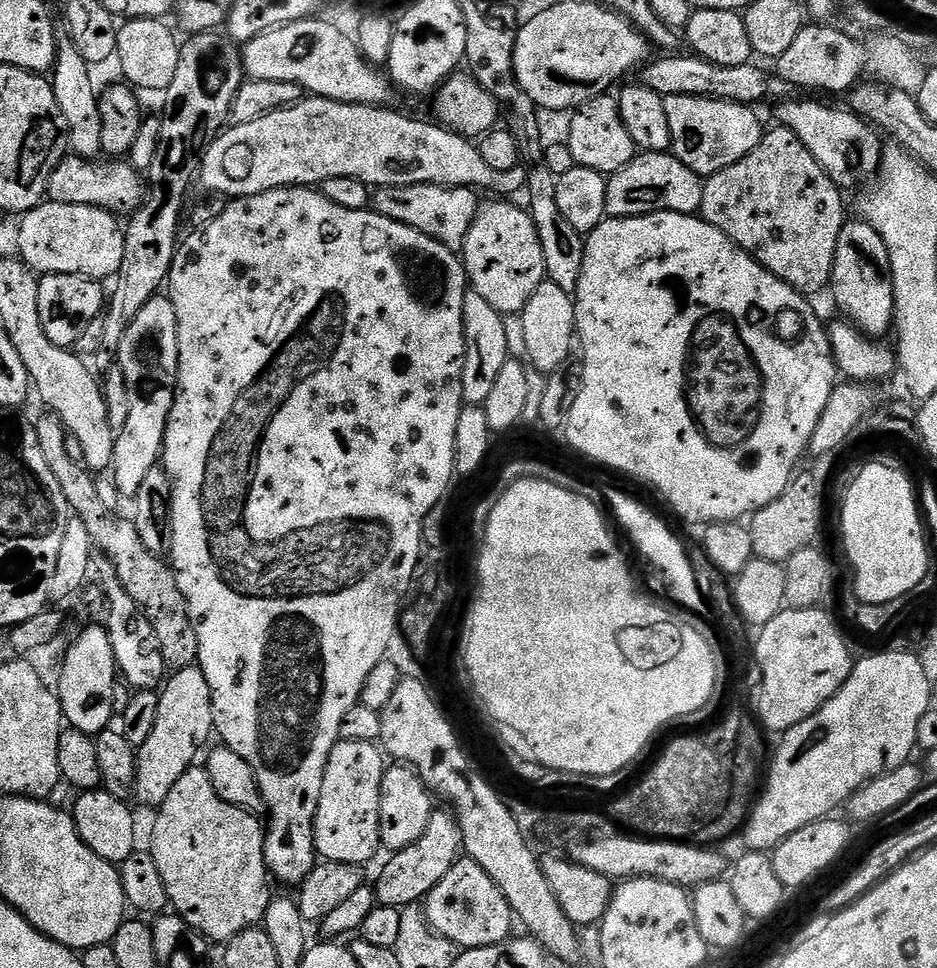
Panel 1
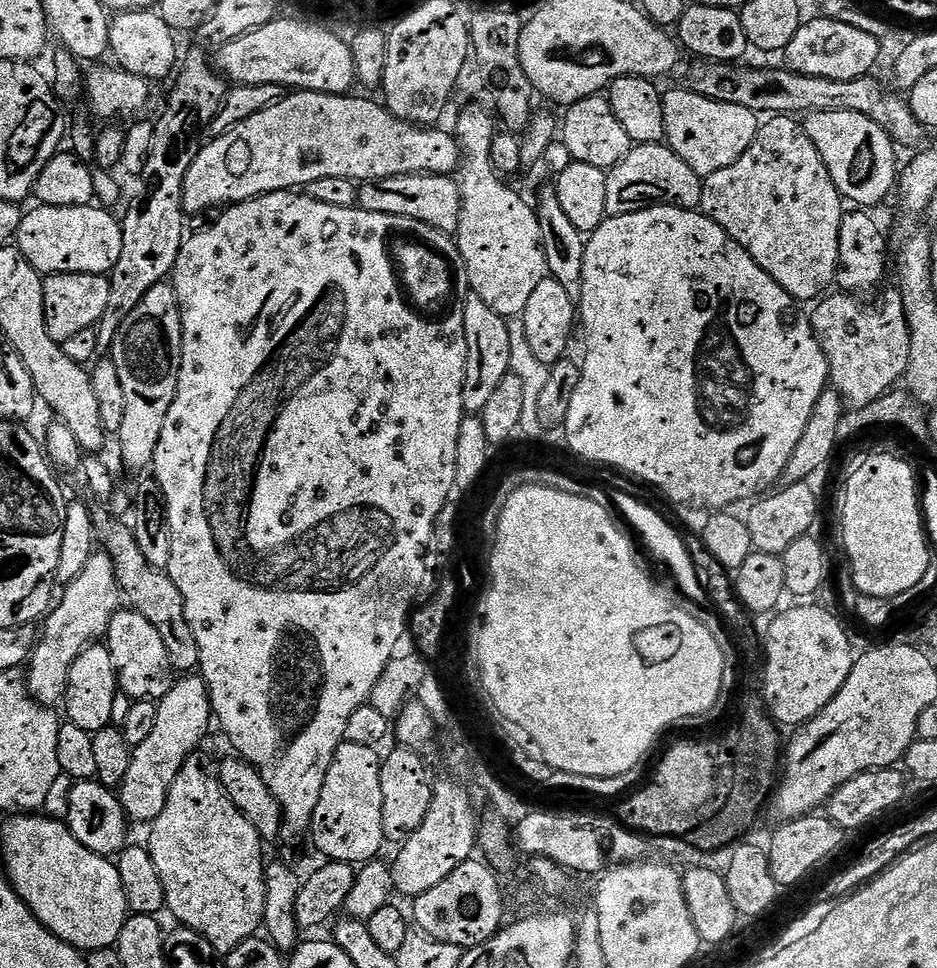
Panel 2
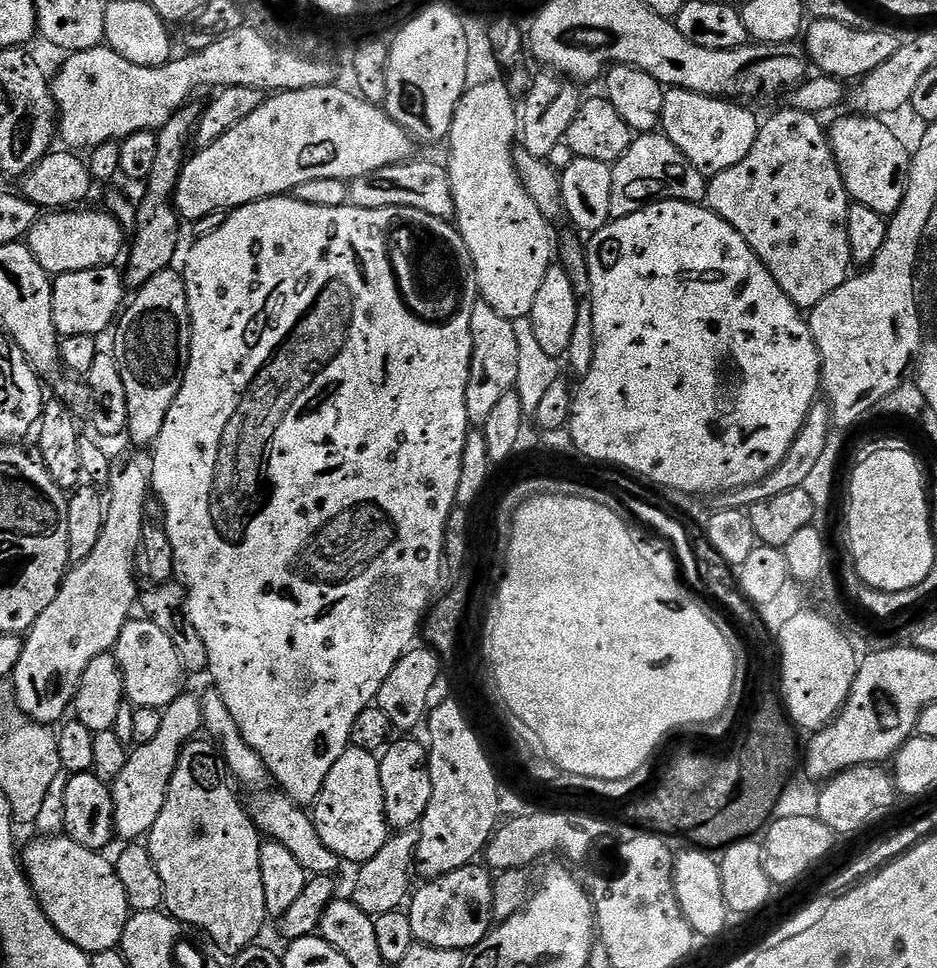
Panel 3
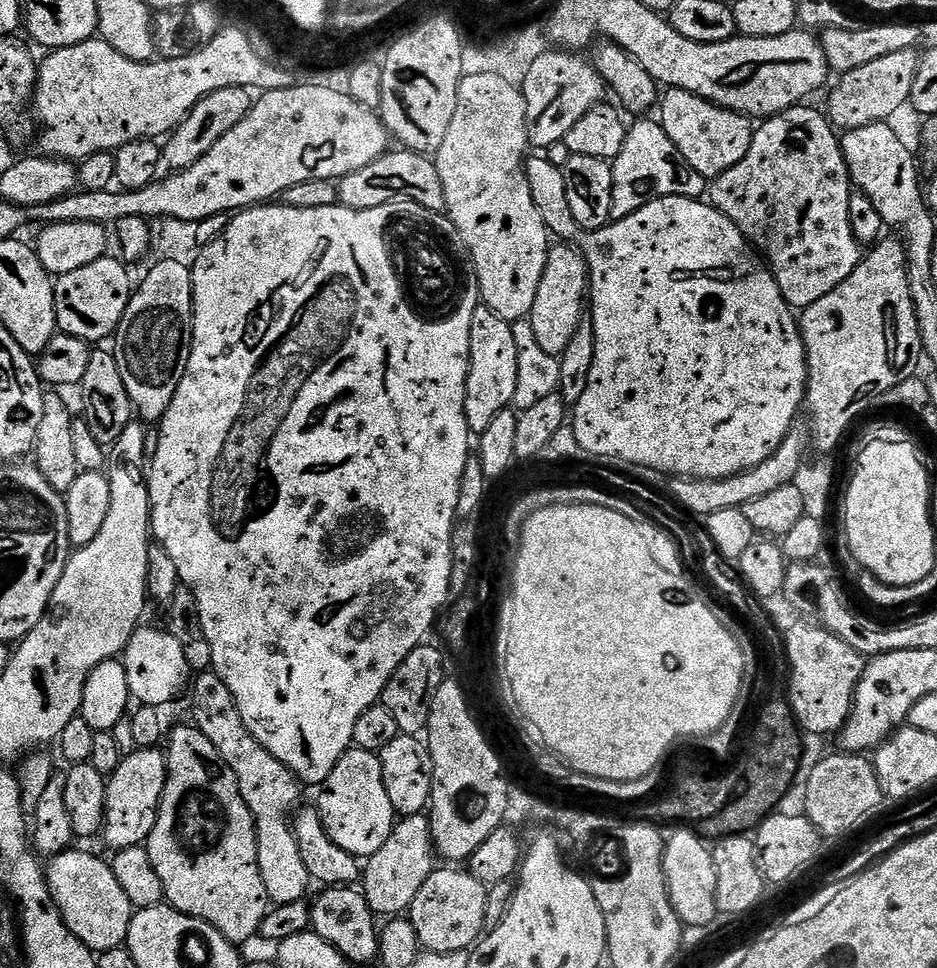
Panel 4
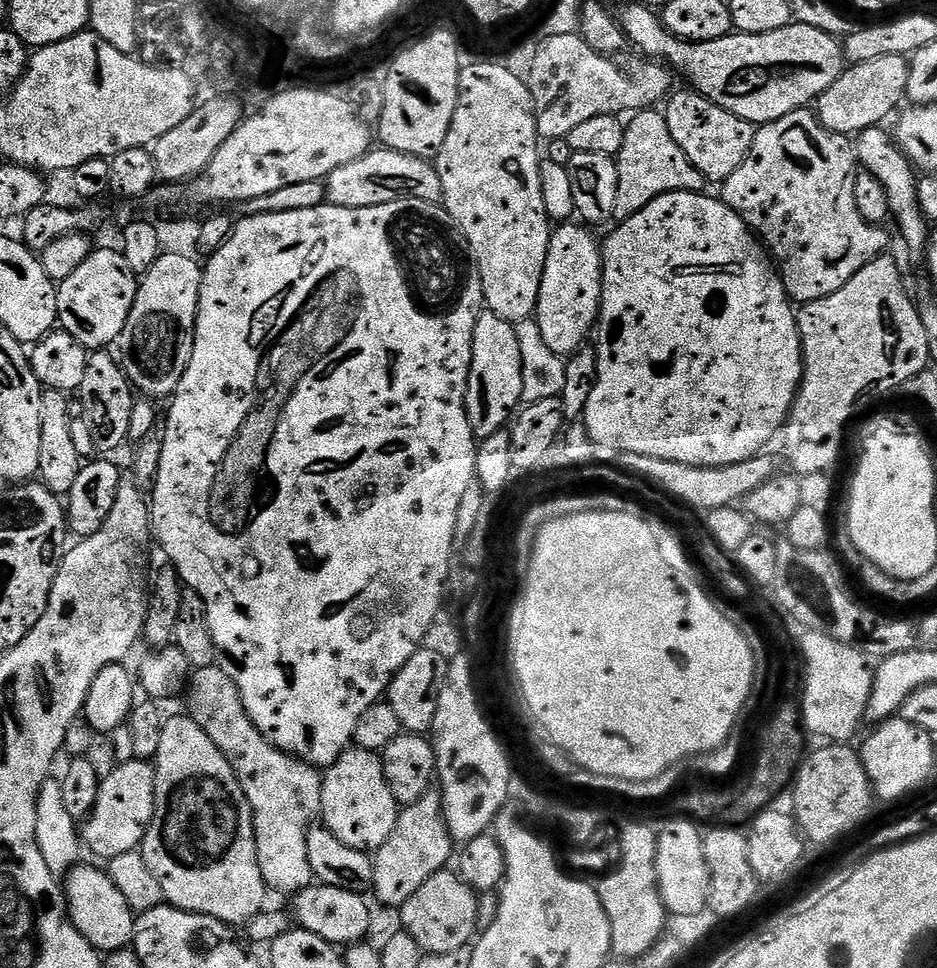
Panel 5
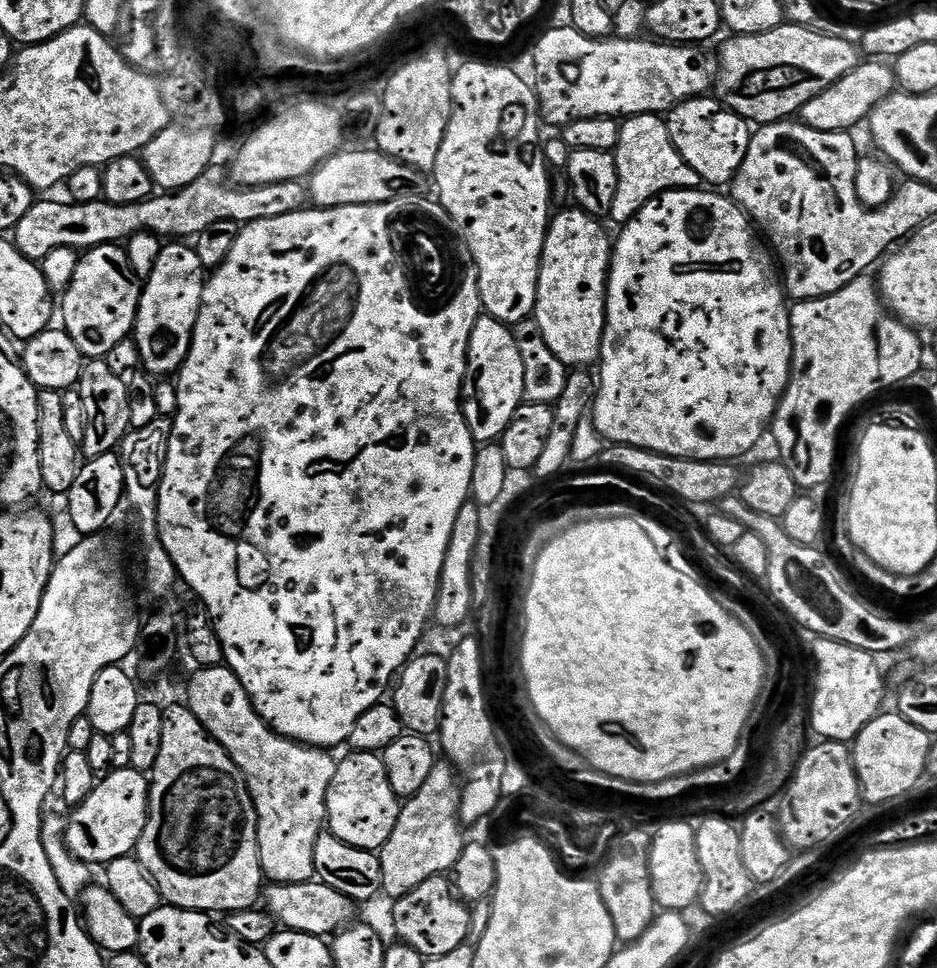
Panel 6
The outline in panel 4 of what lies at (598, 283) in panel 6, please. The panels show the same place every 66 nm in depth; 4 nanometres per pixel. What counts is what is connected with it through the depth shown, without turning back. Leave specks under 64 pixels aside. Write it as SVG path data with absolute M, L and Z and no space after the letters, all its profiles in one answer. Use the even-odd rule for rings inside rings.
M560 242L548 249L546 270L542 282L538 282L538 298L534 298L531 322L534 326L534 338L546 354L560 358L570 345L570 338L578 330L579 320L586 313L586 297L590 292L588 262L567 243Z

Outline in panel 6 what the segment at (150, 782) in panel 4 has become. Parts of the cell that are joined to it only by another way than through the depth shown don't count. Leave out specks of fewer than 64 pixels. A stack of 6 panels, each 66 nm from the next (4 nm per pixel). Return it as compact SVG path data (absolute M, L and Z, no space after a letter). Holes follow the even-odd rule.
M131 766L123 767L109 771L95 790L71 809L72 816L67 817L65 844L73 856L86 865L107 866L118 858L133 855L142 830L146 830L149 777Z

